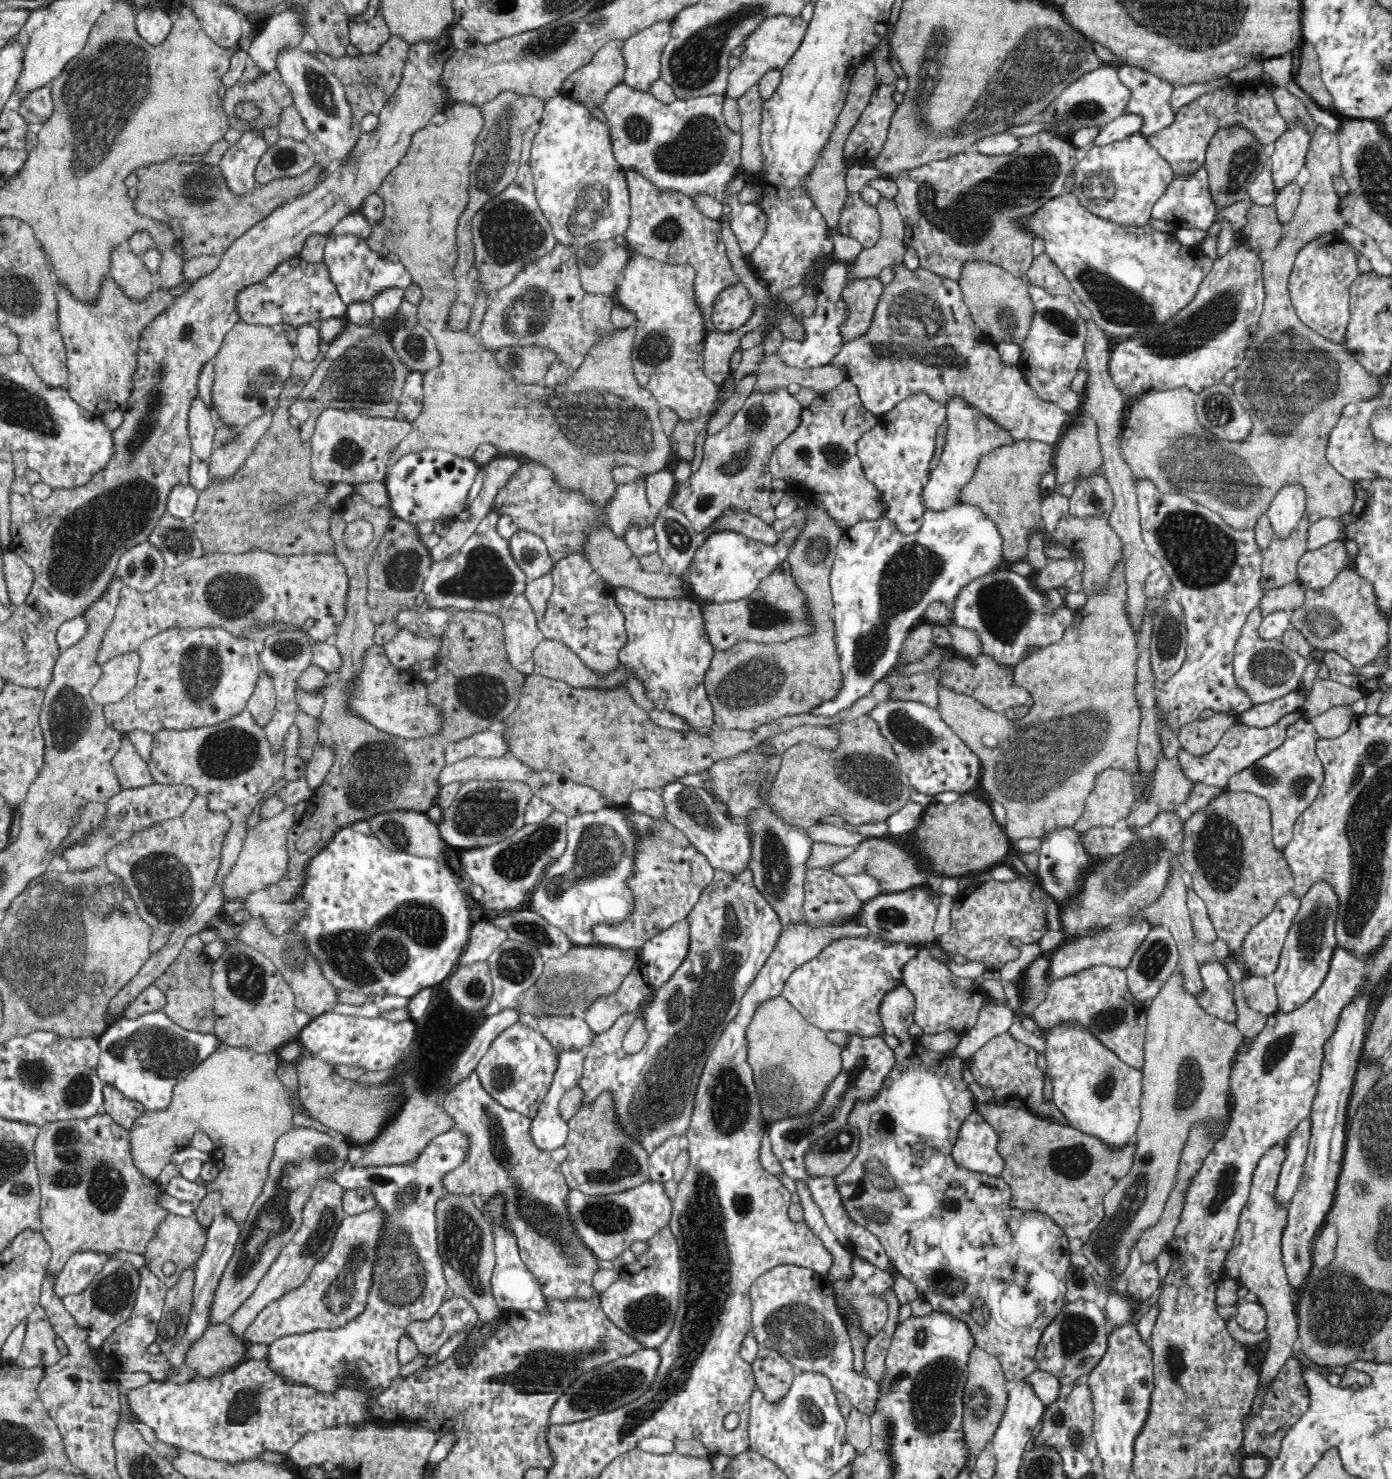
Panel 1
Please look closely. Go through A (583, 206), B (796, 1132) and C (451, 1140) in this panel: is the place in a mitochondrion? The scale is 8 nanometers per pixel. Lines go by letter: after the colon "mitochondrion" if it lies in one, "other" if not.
A: mitochondrion
B: mitochondrion
C: other

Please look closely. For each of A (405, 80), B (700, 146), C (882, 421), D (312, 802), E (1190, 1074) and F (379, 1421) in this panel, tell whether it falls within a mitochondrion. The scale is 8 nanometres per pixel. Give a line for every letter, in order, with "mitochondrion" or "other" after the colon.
A: other
B: mitochondrion
C: other
D: other
E: mitochondrion
F: other

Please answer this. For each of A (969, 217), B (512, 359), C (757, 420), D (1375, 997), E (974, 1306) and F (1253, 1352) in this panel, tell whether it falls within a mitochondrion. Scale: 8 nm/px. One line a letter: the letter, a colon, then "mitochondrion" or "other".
A: mitochondrion
B: mitochondrion
C: mitochondrion
D: other
E: mitochondrion
F: other

